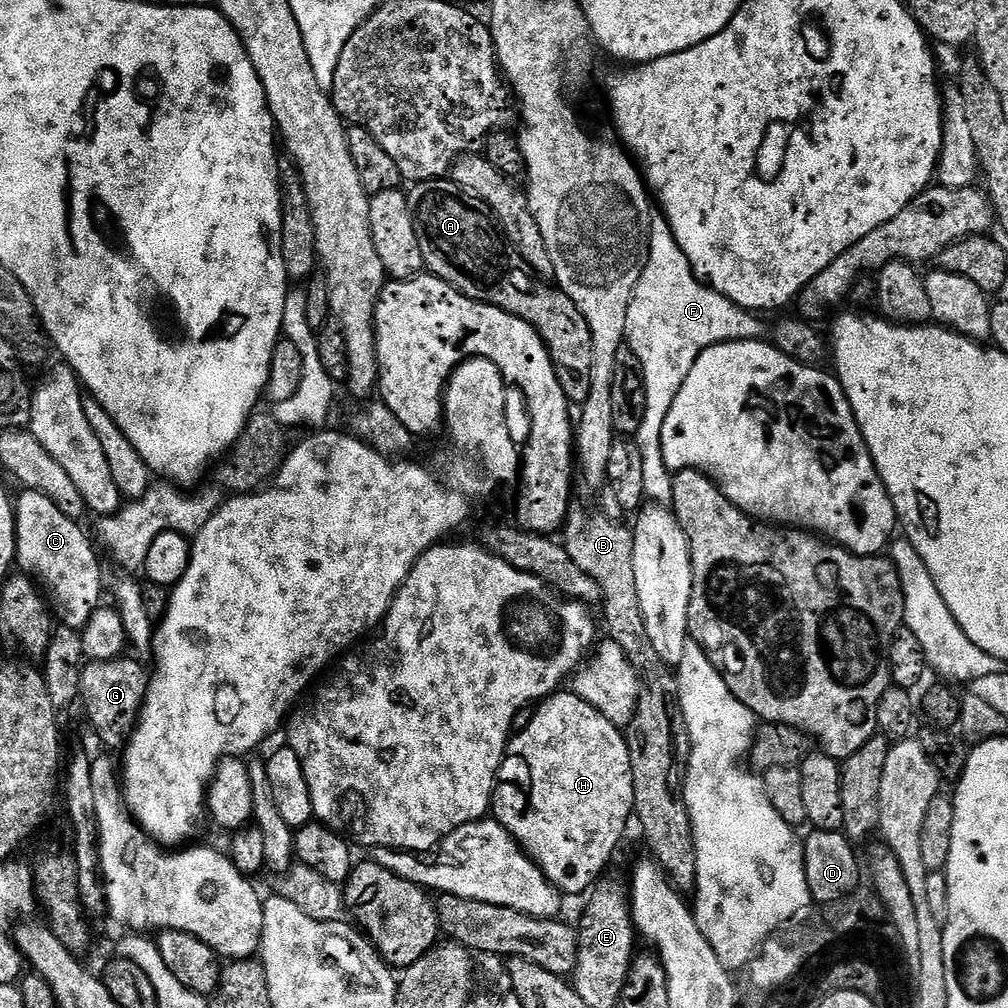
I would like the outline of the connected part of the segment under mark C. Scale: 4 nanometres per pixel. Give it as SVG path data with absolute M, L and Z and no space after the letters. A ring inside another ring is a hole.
M29 489L21 493L14 504L17 567L40 583L55 619L63 626L81 631L102 602L98 558L82 526L62 514L50 497Z

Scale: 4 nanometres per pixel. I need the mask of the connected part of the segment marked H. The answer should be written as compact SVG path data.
M560 690L547 697L535 709L533 721L524 730L515 733L509 739L507 753L504 761L500 763L496 788L492 792L490 812L497 822L517 840L520 847L536 861L536 864L544 871L546 879L554 887L559 888L561 893L568 894L568 892L584 891L587 893L601 879L600 871L611 862L612 855L615 854L616 847L619 846L620 839L623 838L624 831L628 828L628 819L630 821L633 819L634 806L634 782L631 780L630 754L625 733L619 727L611 724L590 702L583 701L571 690Z

